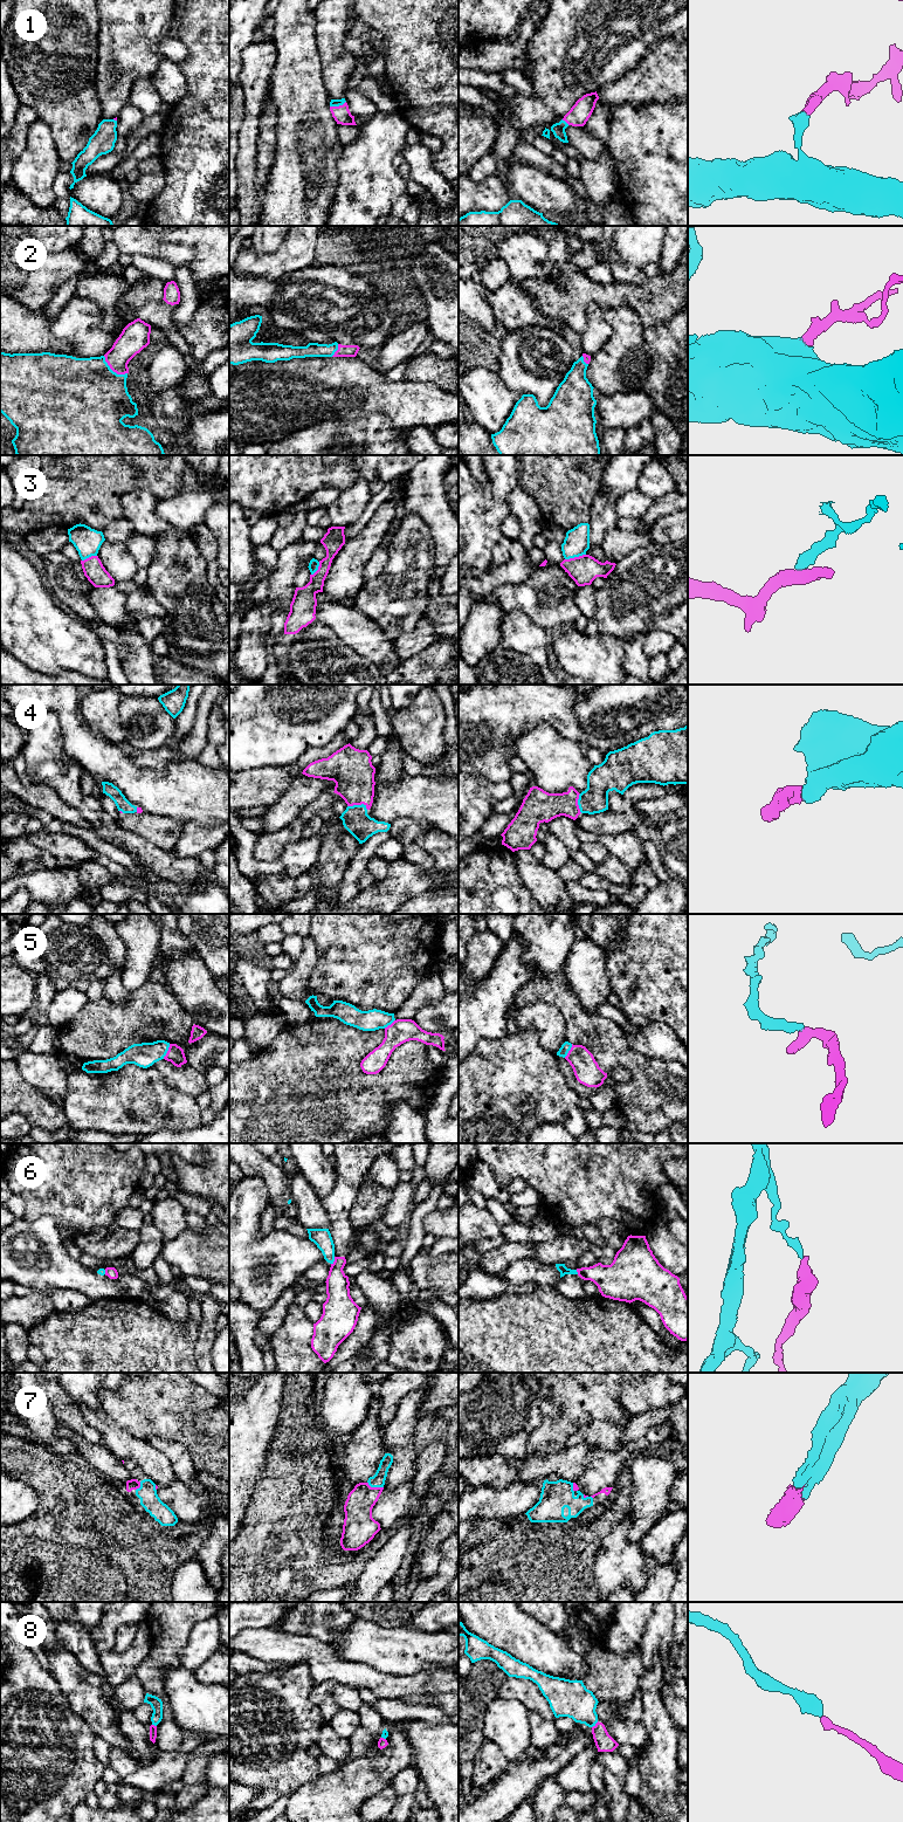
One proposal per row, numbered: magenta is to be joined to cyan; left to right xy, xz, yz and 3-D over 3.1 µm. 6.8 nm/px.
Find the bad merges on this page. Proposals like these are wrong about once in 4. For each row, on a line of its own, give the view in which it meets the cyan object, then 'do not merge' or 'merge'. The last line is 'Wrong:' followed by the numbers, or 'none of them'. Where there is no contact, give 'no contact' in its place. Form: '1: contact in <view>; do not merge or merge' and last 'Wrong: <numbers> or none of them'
1: contact in xz; merge
2: contact in xy; merge
3: contact in yz; do not merge
4: contact in xz; merge
5: contact in xy; merge
6: contact in xz; do not merge
7: contact in xz; merge
8: contact in yz; merge
Wrong: 3, 6

